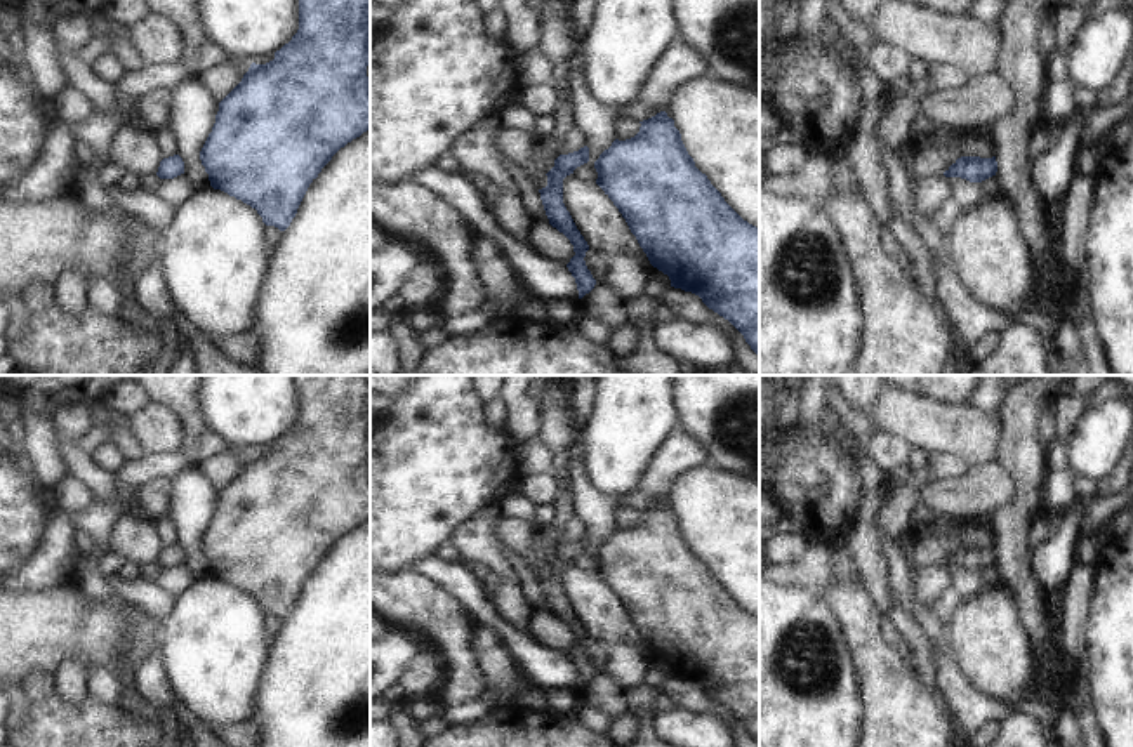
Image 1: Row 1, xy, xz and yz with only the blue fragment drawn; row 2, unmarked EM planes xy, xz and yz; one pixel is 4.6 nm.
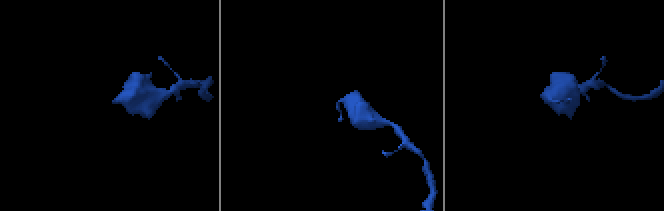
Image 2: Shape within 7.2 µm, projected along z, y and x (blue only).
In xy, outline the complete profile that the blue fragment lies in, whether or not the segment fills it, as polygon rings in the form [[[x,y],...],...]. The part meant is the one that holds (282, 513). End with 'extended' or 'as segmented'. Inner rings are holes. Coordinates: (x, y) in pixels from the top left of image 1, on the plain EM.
[[[294,375],[299,387],[299,419],[266,453],[252,452],[242,471],[219,492],[215,512],[200,549],[210,575],[250,594],[266,615],[285,620],[321,558],[353,528],[370,519],[367,375]]]; as segmented

